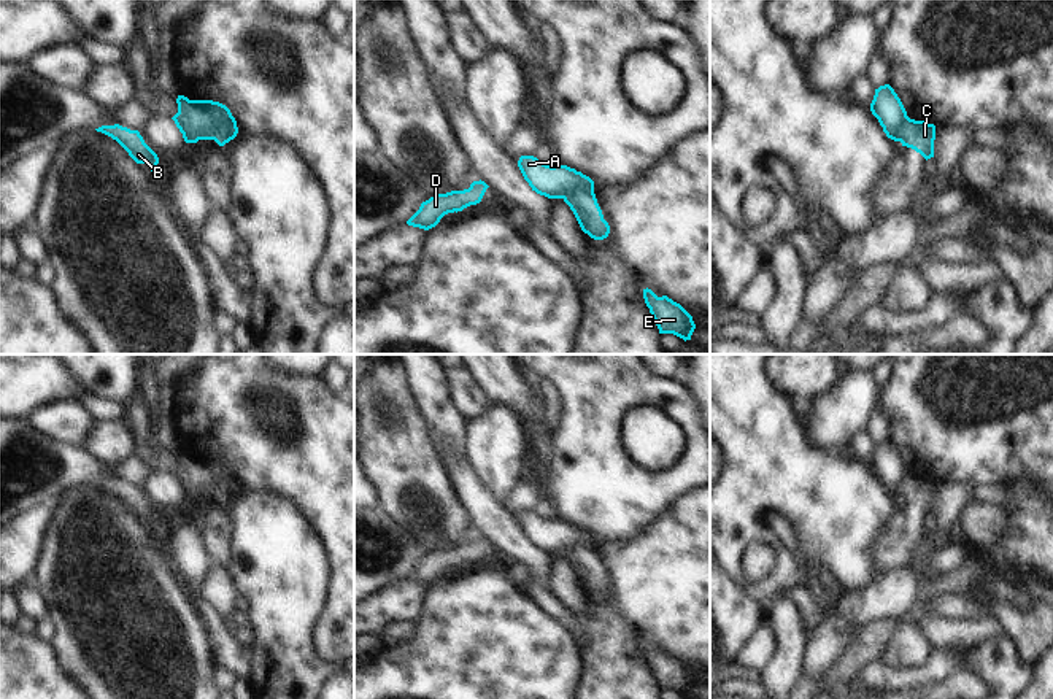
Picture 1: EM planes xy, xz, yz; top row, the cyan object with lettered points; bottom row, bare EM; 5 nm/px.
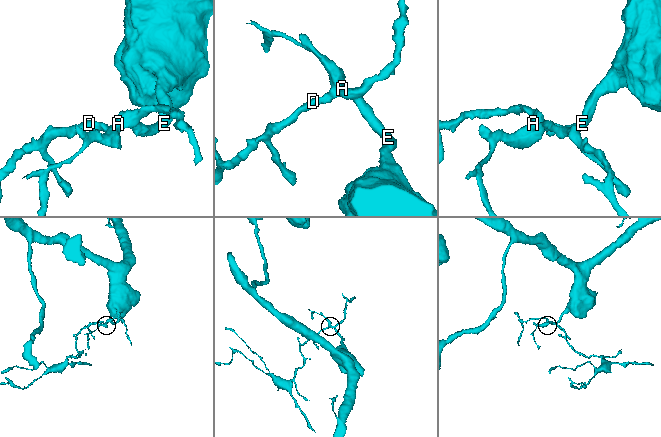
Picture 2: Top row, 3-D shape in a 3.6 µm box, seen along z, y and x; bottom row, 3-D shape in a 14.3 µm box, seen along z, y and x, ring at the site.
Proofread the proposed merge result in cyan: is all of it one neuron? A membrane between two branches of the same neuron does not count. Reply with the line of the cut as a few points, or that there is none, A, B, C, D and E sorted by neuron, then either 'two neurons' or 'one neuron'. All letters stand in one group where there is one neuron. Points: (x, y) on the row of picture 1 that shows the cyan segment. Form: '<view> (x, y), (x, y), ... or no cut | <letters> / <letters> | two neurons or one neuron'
xz (593, 189), (569, 193), (563, 197) | A B D / C E | two neurons

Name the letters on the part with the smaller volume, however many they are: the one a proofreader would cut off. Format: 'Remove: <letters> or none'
Remove: A, B, D

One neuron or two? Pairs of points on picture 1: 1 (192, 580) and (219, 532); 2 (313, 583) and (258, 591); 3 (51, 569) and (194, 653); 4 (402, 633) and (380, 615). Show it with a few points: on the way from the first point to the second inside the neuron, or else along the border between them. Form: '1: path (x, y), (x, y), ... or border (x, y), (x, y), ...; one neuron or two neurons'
1: border (199, 532), (204, 553), (213, 566); two neurons
2: path (299, 583), (272, 583); one neuron
3: path (86, 580), (159, 650); one neuron
4: border (415, 618), (391, 621), (380, 633); two neurons

